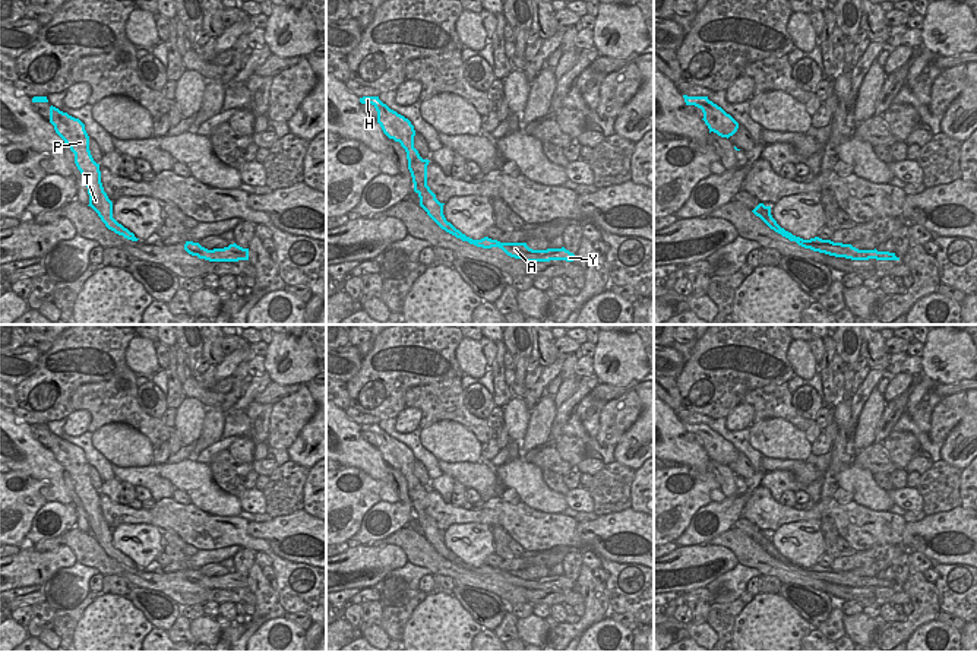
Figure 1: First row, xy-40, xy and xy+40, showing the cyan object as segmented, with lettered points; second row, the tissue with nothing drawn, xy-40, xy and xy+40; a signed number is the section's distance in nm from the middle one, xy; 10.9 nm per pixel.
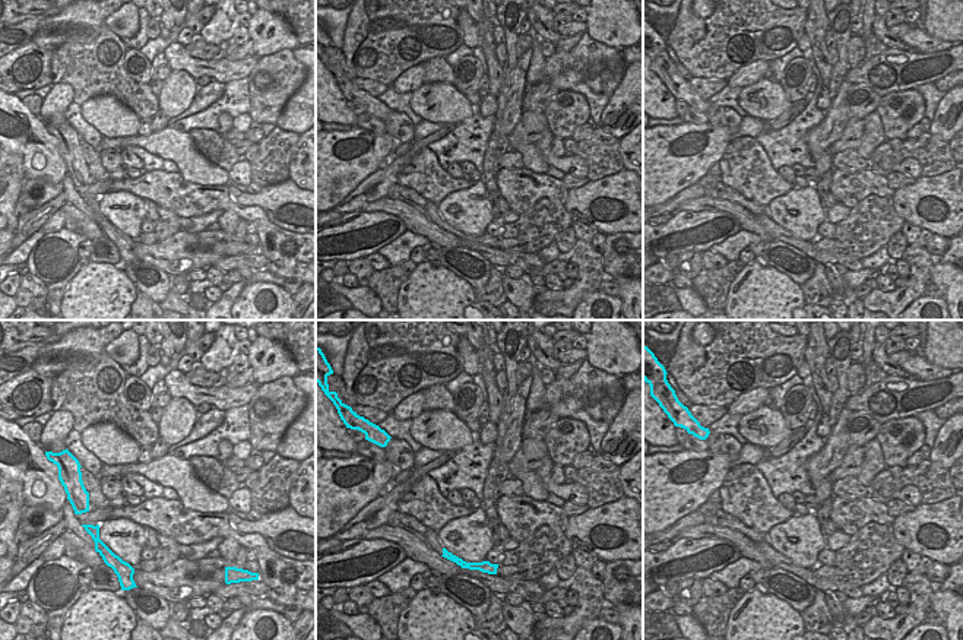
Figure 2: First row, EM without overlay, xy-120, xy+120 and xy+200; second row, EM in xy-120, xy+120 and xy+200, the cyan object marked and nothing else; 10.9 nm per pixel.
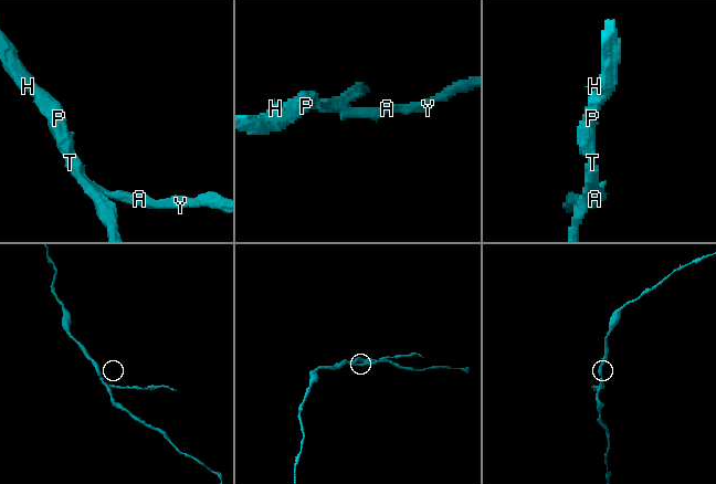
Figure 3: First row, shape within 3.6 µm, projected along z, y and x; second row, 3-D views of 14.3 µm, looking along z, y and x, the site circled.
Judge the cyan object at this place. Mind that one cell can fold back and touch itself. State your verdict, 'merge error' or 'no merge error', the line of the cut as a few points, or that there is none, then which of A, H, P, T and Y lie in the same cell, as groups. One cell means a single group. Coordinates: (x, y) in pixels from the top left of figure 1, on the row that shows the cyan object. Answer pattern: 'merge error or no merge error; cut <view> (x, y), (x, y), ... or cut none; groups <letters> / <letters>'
merge error; cut xy (458, 230), (454, 234); groups A Y / H P T

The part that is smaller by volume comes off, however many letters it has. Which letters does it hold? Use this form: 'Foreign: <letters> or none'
Foreign: A, Y

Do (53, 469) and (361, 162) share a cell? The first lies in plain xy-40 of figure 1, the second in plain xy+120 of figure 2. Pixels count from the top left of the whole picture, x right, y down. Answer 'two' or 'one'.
two

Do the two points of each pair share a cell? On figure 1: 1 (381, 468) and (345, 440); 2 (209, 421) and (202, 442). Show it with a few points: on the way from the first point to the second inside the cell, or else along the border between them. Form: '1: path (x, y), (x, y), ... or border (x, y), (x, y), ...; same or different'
1: path (372, 462), (354, 449); same
2: path (209, 426), (206, 437); same

